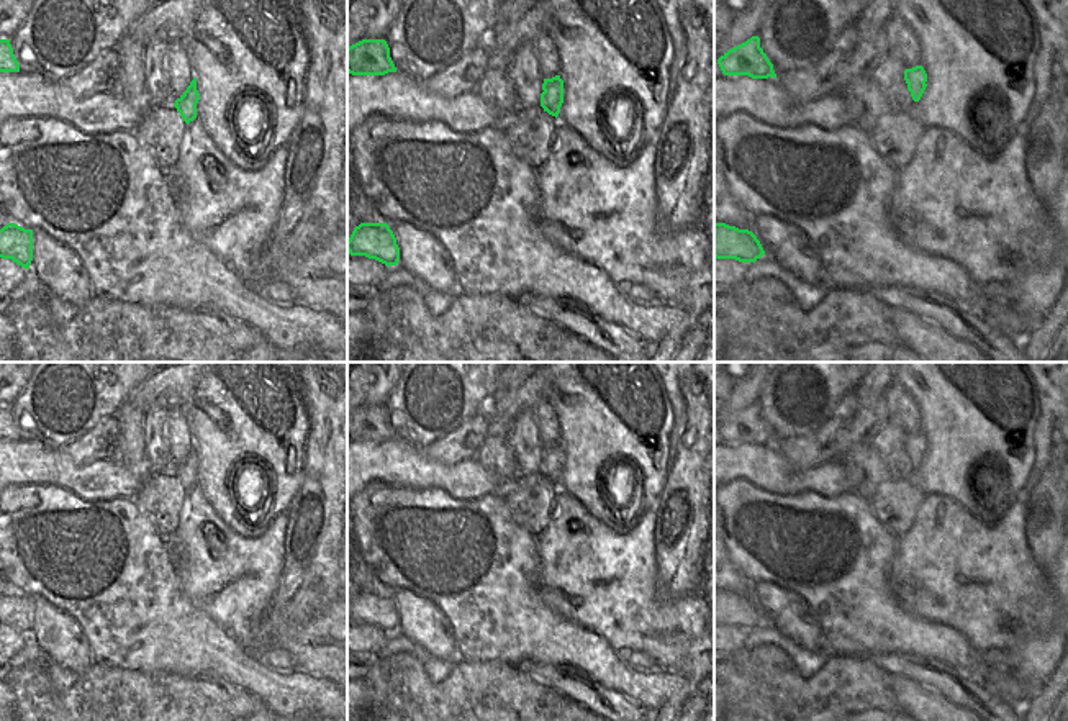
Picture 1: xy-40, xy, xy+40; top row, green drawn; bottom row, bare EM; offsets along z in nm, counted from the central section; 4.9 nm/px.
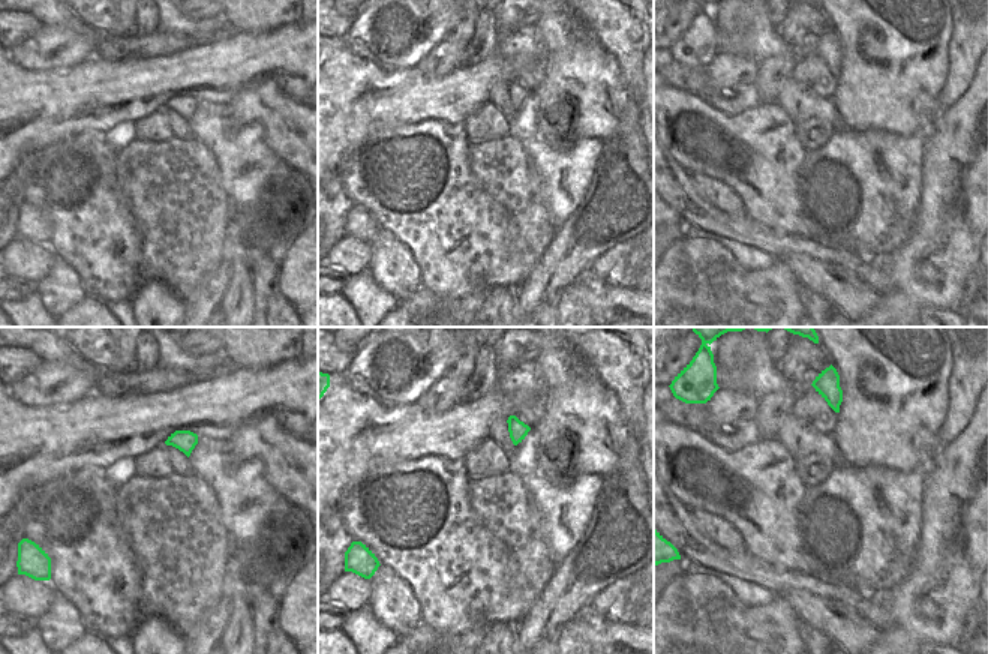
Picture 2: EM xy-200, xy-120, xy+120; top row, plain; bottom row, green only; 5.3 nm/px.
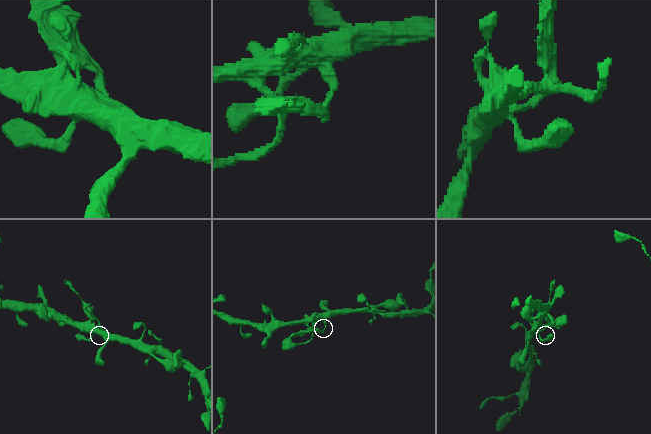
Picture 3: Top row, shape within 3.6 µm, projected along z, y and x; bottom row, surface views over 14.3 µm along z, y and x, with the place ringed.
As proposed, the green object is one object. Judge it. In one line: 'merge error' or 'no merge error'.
merge error

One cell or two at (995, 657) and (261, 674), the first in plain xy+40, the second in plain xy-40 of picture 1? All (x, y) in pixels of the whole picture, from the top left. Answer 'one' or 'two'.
two

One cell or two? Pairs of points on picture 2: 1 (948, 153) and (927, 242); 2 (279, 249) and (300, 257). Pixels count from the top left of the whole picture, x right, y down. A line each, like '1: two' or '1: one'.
1: one
2: two

